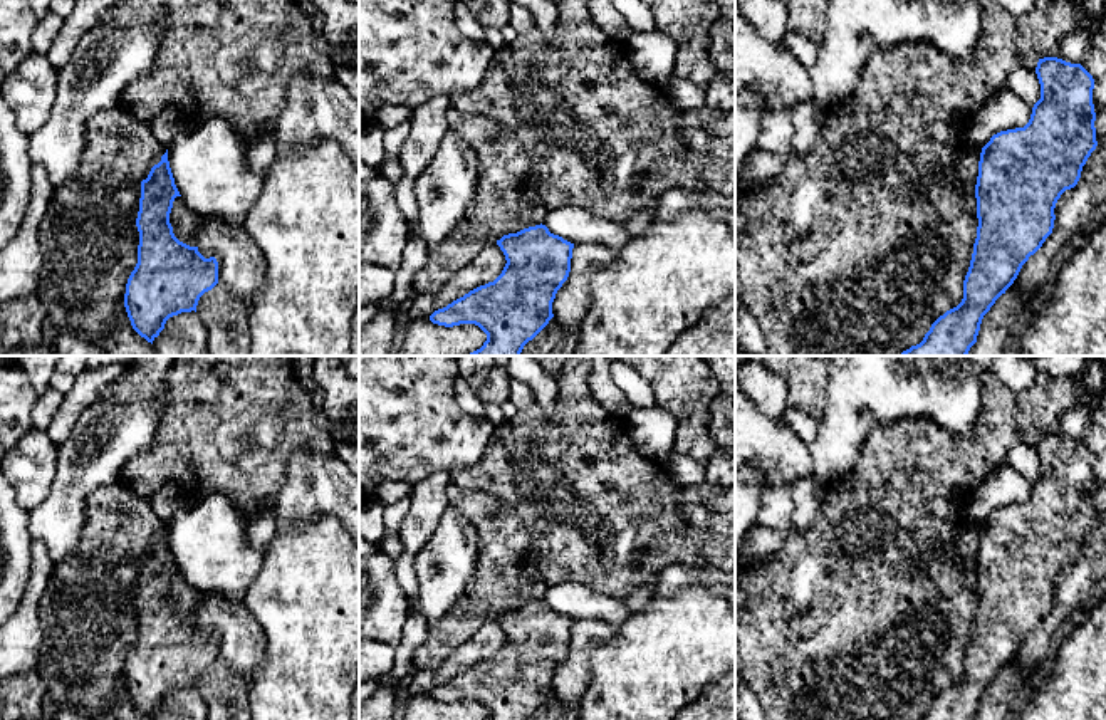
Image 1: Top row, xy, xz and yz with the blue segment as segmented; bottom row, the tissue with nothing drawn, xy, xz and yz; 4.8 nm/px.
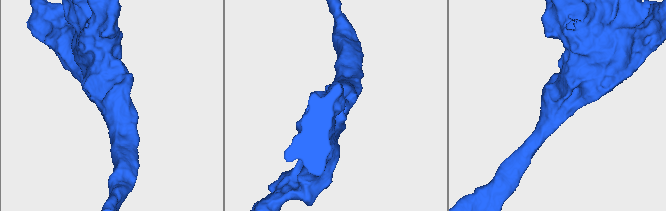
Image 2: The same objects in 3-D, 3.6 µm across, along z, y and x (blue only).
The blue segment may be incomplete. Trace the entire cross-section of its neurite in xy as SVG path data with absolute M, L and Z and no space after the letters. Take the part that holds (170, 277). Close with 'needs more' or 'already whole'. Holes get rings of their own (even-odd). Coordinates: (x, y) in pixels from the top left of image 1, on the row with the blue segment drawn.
M166 149L161 161L141 181L139 211L136 218L139 232L138 263L128 279L124 294L124 307L133 329L151 344L164 329L170 317L181 312L196 312L200 297L218 284L217 258L205 258L198 252L198 247L180 242L173 233L170 213L176 196L181 195L175 185Z | already whole

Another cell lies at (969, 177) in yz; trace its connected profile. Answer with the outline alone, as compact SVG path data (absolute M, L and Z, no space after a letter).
M960 138L958 141L958 156L953 163L953 173L962 181L967 191L973 191L978 176L978 161L982 148L970 144L967 139Z

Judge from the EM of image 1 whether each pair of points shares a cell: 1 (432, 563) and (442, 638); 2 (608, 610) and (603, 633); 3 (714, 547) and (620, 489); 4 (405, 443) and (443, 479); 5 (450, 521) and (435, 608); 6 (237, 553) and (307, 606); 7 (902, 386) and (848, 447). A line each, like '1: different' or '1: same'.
1: different
2: different
3: same
4: different
5: same
6: different
7: same

